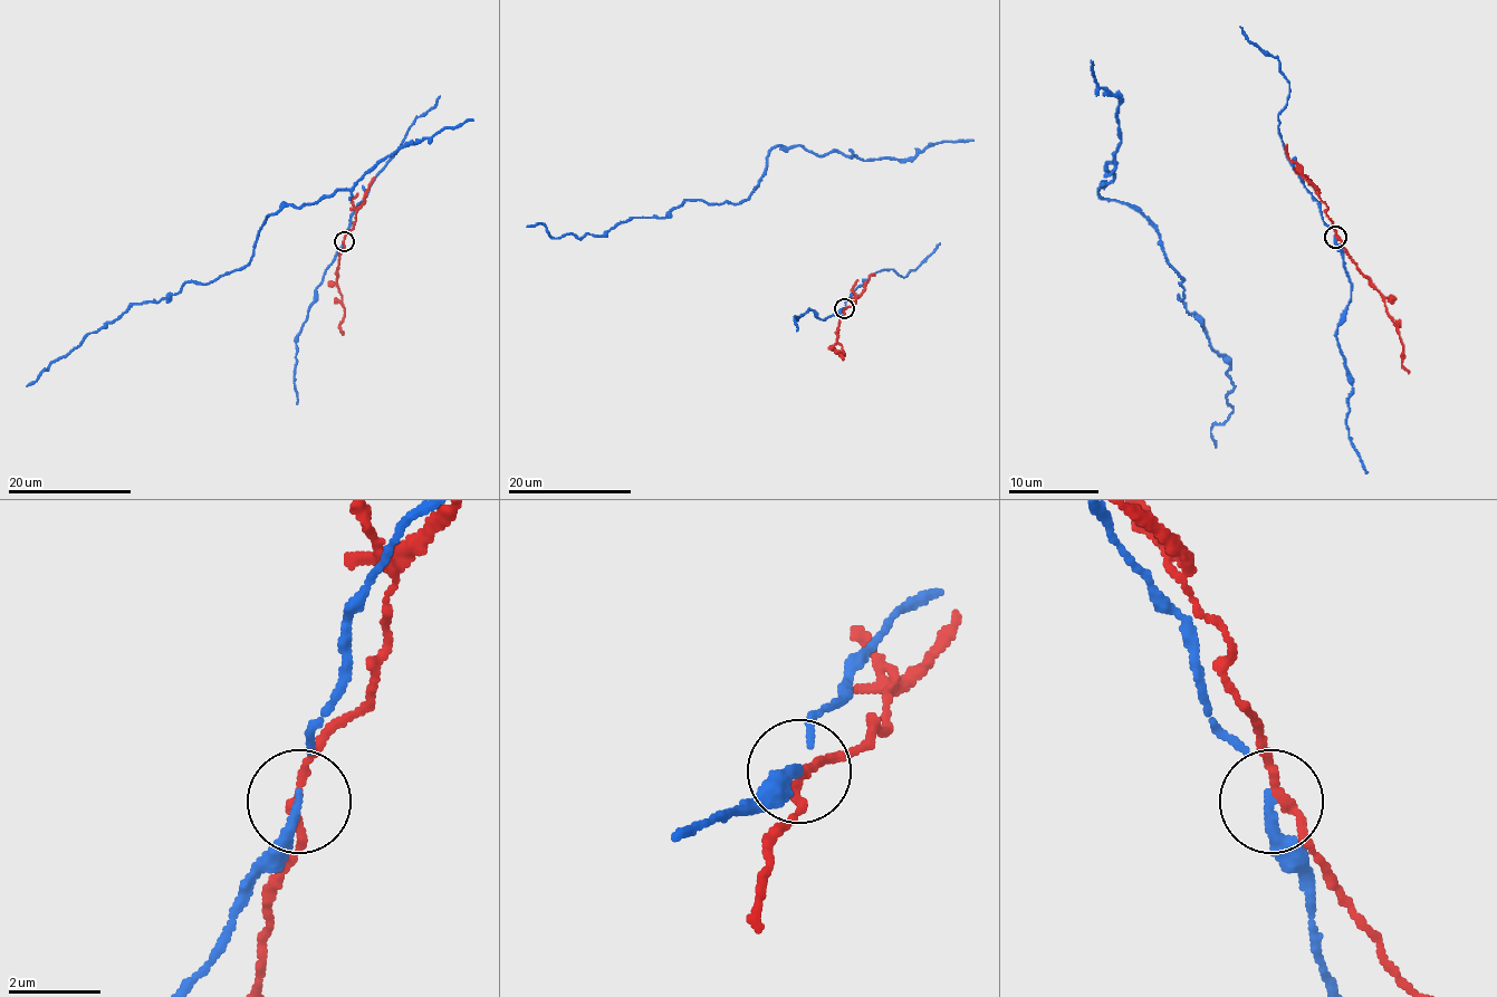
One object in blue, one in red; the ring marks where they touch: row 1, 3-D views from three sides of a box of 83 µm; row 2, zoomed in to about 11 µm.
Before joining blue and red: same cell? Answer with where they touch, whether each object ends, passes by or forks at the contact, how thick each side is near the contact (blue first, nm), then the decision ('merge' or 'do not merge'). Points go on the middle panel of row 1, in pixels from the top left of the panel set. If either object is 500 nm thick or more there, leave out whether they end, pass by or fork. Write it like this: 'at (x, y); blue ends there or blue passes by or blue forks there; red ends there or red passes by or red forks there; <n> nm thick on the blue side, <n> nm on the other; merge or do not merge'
at (844, 308); blue passes by; red passes by; 160 nm thick on the blue side, 180 nm on the other; do not merge

